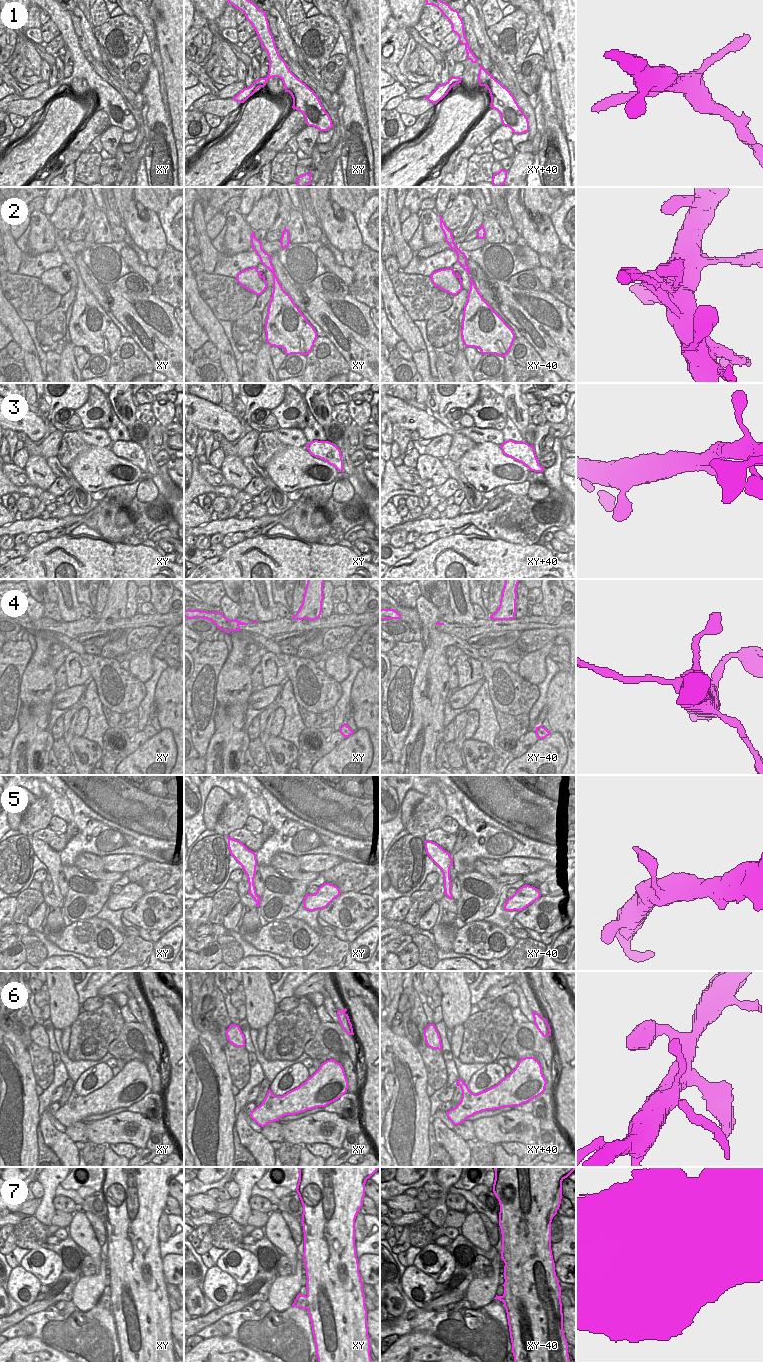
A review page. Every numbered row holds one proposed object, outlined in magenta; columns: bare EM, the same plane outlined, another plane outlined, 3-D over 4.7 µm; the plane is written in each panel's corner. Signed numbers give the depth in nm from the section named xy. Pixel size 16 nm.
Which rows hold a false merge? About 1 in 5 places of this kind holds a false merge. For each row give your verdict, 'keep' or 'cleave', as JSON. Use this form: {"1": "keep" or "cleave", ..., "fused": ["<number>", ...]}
{"1": "keep", "2": "keep", "3": "keep", "4": "cleave", "5": "keep", "6": "keep", "7": "cleave", "fused": ["4", "7"]}

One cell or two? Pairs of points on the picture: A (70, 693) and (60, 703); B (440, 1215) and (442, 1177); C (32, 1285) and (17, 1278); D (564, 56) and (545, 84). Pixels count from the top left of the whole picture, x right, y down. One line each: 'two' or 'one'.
A: one
B: one
C: one
D: two

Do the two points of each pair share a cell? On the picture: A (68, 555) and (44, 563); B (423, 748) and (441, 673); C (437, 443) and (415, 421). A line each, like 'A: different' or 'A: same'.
A: same
B: same
C: different

